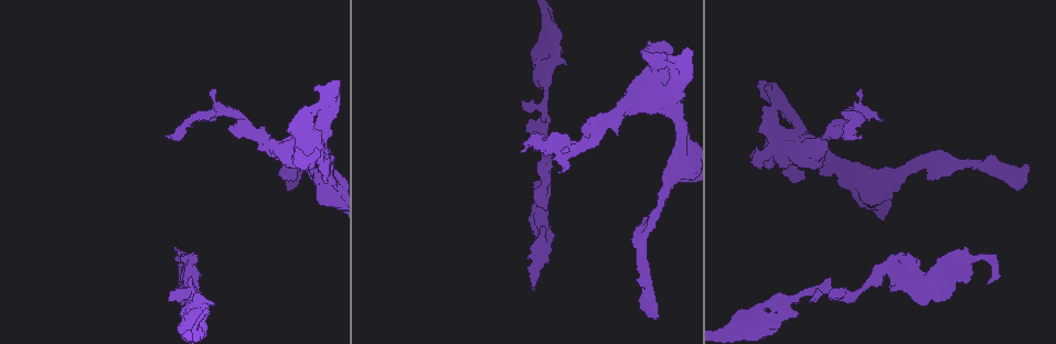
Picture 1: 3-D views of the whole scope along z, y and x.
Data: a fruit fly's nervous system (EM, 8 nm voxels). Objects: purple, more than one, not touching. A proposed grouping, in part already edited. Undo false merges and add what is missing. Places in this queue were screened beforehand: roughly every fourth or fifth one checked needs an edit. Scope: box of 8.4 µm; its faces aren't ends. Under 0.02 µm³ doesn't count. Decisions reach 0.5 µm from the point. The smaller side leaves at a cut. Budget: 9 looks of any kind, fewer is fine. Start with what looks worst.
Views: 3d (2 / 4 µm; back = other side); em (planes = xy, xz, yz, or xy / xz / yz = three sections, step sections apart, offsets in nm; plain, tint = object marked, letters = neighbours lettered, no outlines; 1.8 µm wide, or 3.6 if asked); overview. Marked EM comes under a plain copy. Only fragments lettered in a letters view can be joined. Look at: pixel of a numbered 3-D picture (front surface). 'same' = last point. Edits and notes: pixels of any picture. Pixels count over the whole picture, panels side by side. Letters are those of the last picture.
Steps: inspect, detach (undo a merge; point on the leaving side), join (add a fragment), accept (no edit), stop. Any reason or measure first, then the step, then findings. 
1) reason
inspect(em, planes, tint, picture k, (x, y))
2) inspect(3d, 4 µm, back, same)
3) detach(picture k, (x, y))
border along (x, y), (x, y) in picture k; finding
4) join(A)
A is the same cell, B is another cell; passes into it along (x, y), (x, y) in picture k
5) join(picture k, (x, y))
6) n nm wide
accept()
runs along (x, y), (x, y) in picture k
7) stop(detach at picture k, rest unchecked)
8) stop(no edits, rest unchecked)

free end
inspect(3d, 2 µm, picture 1, (771, 301))

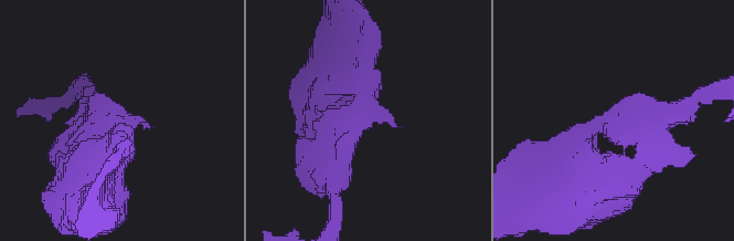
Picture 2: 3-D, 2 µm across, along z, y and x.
inspect(em, xz, step 16, letters, picture 2, (146, 127))

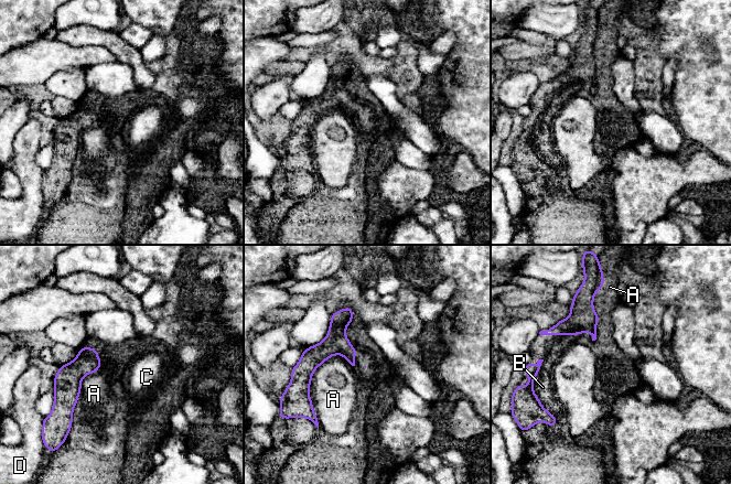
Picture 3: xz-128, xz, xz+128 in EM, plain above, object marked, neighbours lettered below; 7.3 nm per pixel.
inspect(em, planes, letters, same)

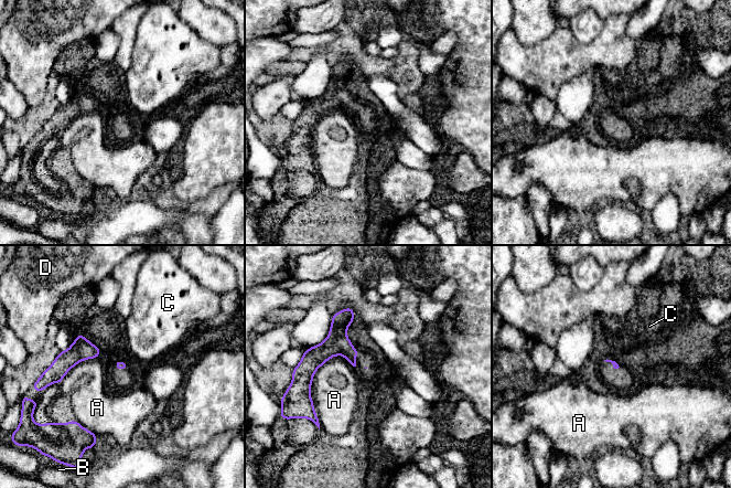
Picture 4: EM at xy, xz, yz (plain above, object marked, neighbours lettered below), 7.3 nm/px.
accept()
A, B, C and D are other cells; border along (342, 354), (312, 380), (319, 427) in picture 4; no lettered fragment goes on from it

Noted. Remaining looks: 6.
branch stops here
inspect(3d, 2 µm, picture 1, (176, 248))

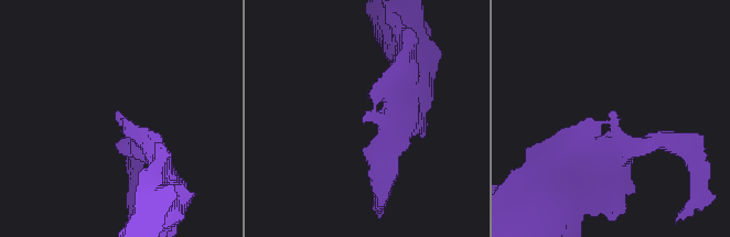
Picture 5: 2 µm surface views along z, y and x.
need the tissue
inspect(em, xz, step 16, tint, picture 5, (600, 120))

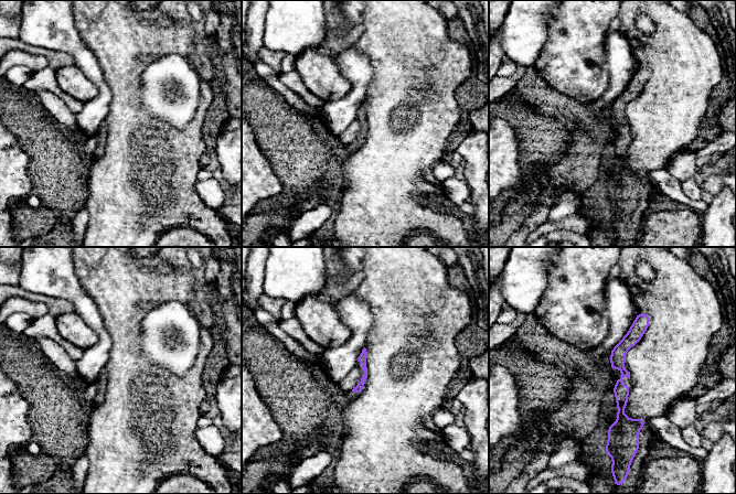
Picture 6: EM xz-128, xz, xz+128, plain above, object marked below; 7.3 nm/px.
inspect(em, planes, letters, same)

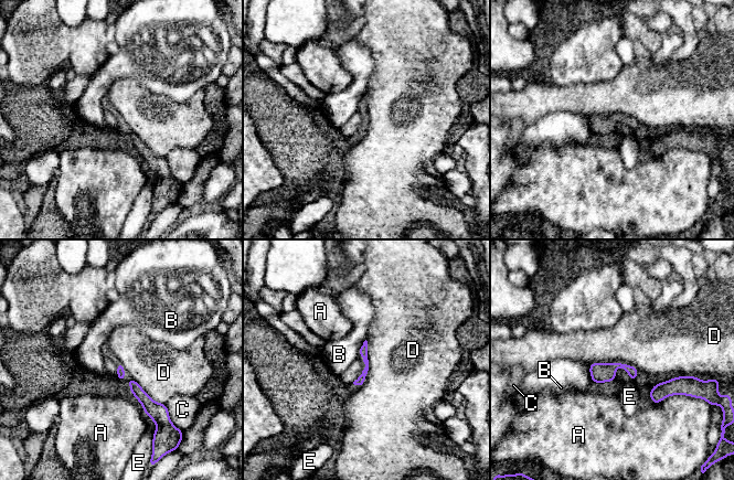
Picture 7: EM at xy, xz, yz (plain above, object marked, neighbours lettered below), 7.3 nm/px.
accept()
A, B, C, D and E are other cells; border along (366, 340), (368, 373), (362, 383) in picture 7; none of them fits

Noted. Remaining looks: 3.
an open end
inspect(3d, 2 µm, picture 1, (654, 320))

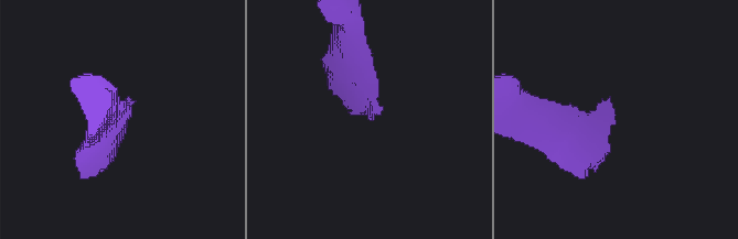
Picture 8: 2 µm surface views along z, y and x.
now the EM
inspect(em, planes, letters, picture 8, (129, 115))

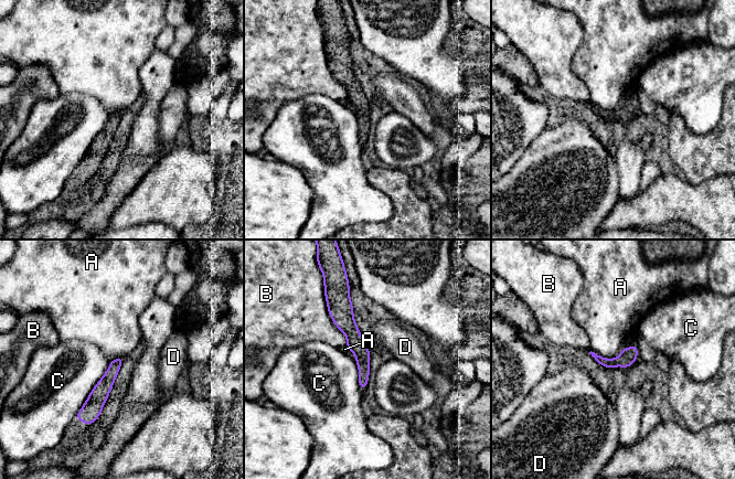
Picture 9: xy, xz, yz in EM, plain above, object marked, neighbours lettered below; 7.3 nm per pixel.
C touches over 480 nm
accept()
A, B, C and D are other cells; runs along (344, 301), (363, 385) in picture 9; no lettered fragment goes on from it

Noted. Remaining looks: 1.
stop(no edits, rest unchecked)

